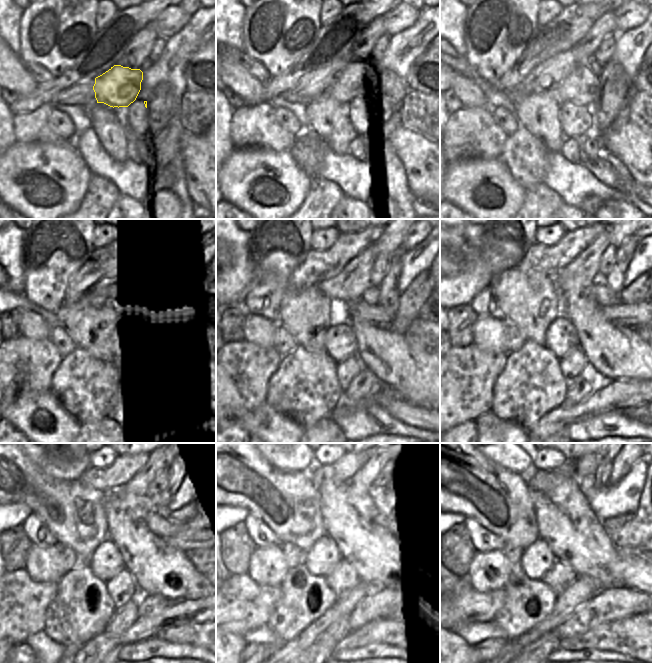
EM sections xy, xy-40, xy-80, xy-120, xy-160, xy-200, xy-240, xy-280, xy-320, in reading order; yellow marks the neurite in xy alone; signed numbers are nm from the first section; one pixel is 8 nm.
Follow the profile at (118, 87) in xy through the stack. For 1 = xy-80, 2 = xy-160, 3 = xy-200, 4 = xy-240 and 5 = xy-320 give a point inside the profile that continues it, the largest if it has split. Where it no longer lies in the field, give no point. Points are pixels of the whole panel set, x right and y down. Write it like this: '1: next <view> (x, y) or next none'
1: next xy-80 (581, 87)
2: next xy-160 (374, 314)
3: next xy-200 (633, 315)
4: next xy-240 (195, 537)
5: next xy-320 (643, 546)

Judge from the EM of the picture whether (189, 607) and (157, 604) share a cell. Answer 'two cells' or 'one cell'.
two cells

